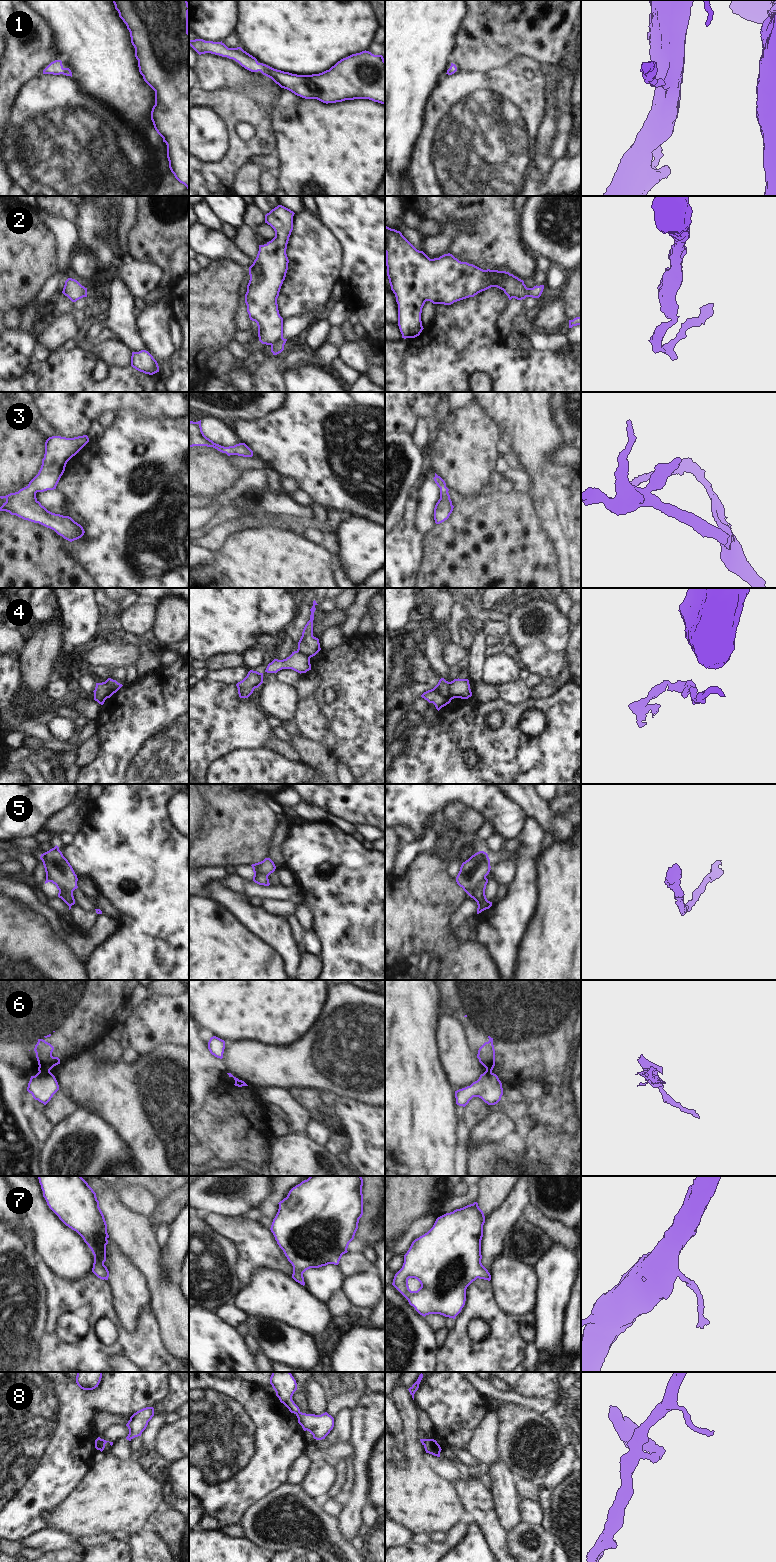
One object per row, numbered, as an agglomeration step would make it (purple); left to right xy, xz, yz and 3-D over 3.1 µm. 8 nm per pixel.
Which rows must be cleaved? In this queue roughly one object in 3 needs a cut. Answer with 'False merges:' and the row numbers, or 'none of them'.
False merges: 2, 4, 5, 6, 8

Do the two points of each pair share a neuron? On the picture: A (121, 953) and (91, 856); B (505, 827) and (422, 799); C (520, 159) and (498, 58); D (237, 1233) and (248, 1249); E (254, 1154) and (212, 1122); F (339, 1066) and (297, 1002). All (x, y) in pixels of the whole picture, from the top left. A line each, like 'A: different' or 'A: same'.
A: same
B: same
C: different
D: same
E: same
F: different

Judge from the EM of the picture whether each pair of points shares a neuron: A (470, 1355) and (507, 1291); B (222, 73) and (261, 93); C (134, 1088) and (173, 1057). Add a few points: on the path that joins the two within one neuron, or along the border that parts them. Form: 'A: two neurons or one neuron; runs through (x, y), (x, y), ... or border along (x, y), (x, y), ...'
A: two neurons; border along (490, 1284), (495, 1303), (506, 1313), (518, 1318)
B: one neuron; runs through (232, 76), (251, 83)
C: one neuron; runs through (144, 1086), (163, 1067)

